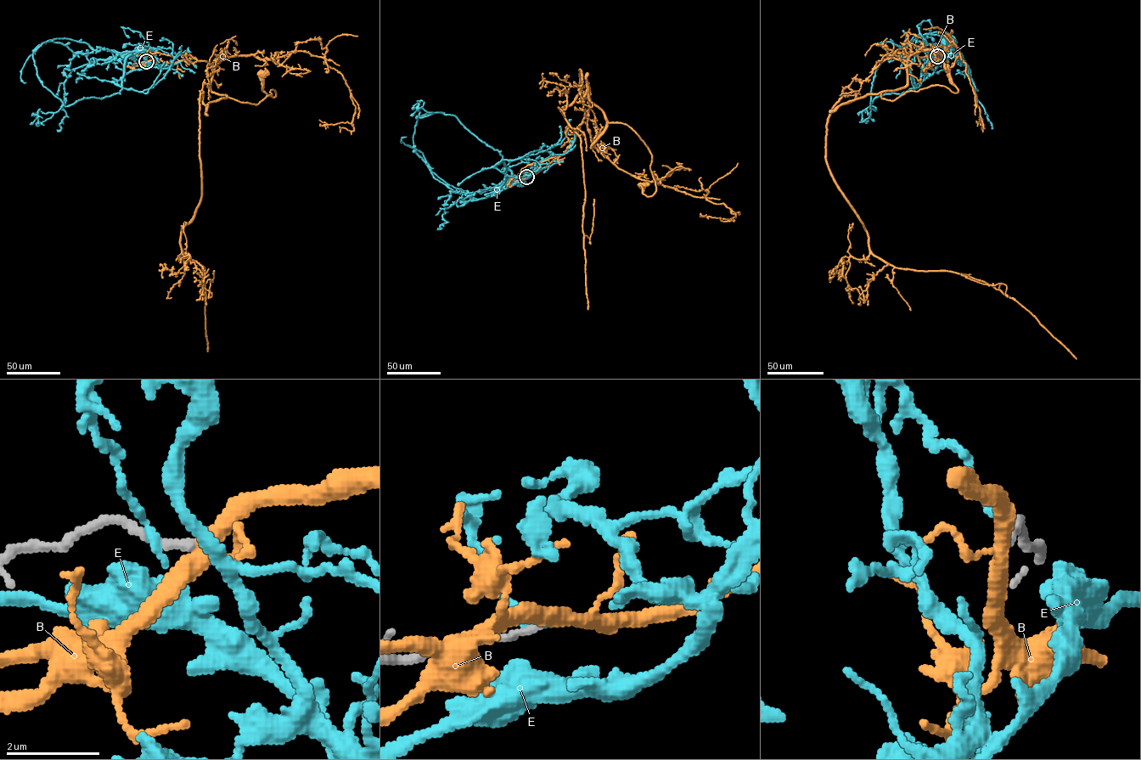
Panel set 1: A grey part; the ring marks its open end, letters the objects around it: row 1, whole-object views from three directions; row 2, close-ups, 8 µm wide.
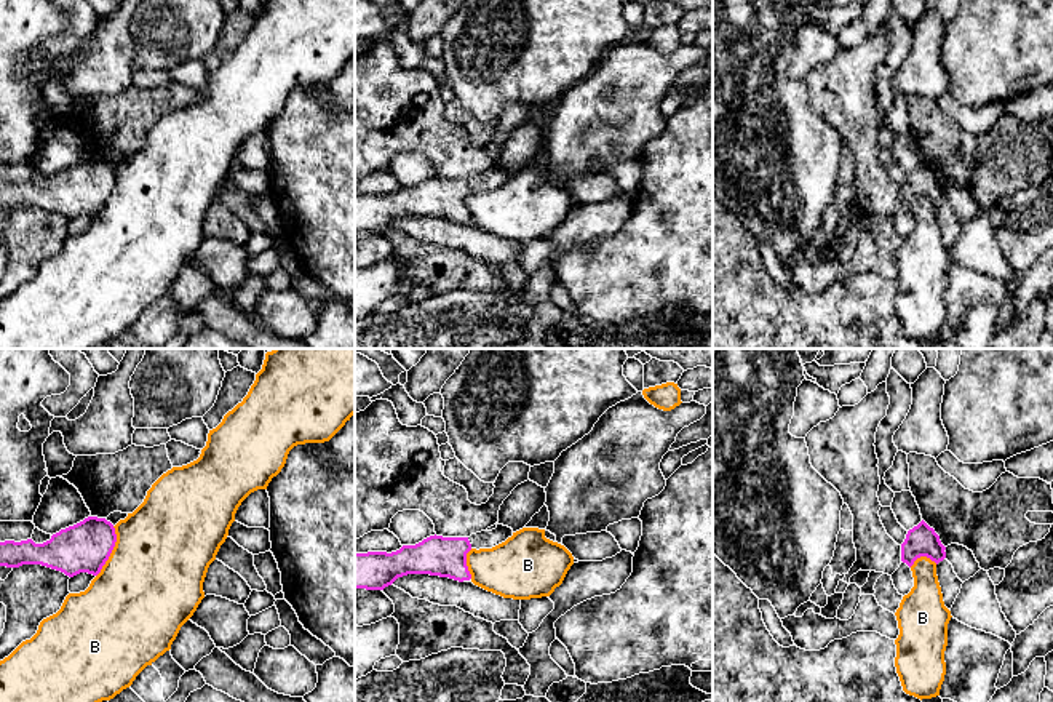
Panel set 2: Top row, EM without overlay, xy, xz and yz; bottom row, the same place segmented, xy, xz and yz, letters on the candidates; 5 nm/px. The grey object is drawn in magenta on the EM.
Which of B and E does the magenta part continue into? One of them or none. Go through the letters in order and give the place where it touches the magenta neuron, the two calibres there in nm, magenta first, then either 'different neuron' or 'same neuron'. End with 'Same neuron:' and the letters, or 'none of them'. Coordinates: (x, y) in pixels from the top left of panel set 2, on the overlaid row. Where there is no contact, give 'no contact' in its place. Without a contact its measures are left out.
B: contact xy (111, 552); calibres 260 and 500 nm; different neuron
E: no contact; different neuron
Same neuron: none of them

